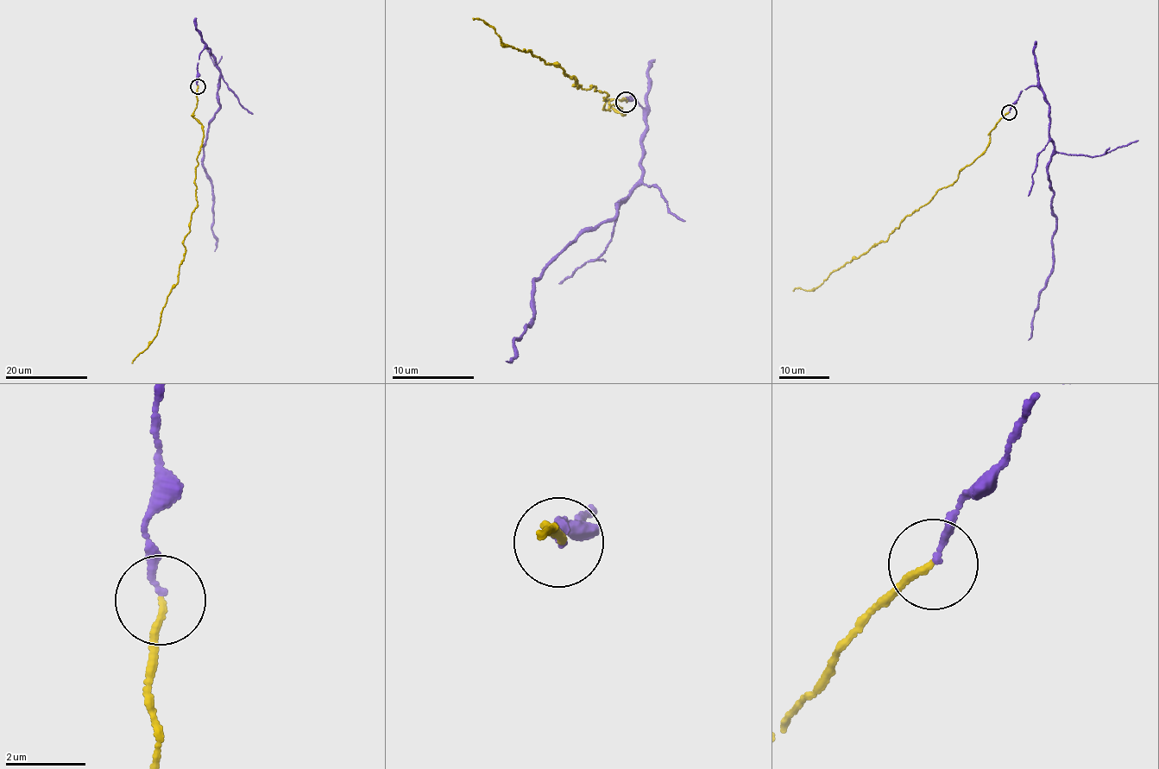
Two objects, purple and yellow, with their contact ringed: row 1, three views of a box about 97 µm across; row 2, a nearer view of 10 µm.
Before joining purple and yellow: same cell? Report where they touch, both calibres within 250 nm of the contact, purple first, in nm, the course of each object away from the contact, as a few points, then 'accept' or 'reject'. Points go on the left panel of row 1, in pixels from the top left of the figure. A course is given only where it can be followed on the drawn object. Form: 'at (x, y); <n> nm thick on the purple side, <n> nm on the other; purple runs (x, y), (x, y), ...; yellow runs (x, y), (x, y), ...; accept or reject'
at (198, 86); 160 nm thick on the purple side, 150 nm on the other; purple runs (197, 86), (205, 47), (220, 78), (219, 110), (203, 148), (215, 251); yellow runs (197, 86), (193, 116), (204, 134), (194, 180), (197, 206), (157, 336), (131, 362); accept

